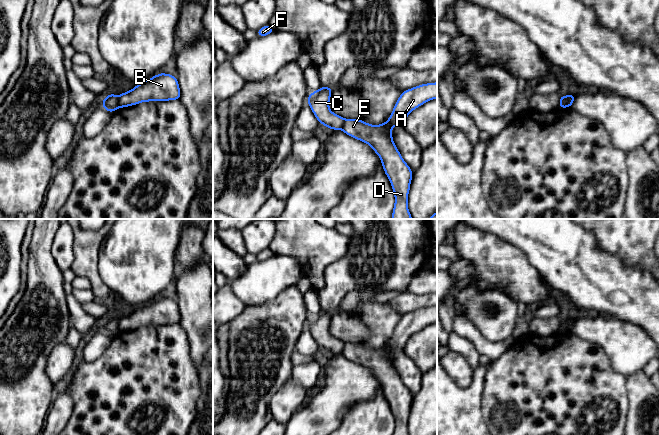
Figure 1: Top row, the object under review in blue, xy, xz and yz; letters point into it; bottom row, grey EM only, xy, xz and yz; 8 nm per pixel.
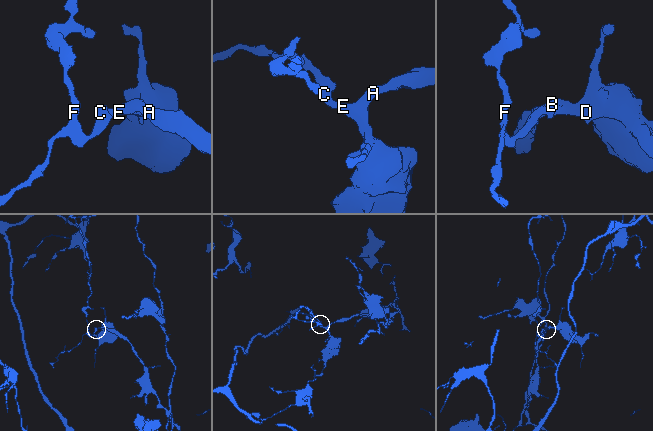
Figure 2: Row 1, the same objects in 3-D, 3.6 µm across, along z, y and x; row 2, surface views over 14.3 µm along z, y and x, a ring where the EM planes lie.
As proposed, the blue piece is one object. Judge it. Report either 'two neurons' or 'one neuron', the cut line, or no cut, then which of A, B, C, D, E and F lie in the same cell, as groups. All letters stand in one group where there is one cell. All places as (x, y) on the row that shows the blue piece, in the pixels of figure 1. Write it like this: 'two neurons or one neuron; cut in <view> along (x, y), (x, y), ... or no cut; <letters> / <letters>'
two neurons; cut in xy along (117, 96), (119, 106); A B D E / C F

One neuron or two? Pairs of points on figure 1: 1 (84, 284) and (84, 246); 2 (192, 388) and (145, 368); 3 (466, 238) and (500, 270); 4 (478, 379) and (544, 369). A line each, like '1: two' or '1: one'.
1: two
2: one
3: one
4: two

